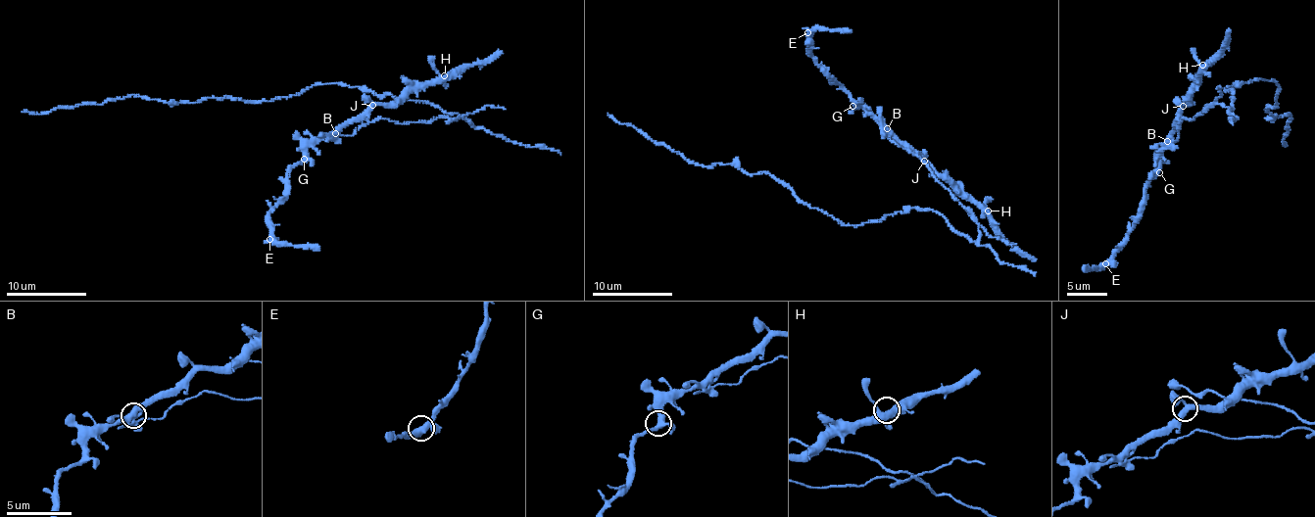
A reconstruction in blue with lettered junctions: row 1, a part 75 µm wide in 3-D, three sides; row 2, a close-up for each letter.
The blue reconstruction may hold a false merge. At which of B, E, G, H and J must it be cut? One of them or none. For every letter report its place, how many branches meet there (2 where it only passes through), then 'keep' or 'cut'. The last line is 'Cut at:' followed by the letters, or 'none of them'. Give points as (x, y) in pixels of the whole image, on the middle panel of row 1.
B: at (887, 128); 4 branches meet; cut
E: at (807, 32); 4 branches meet; keep
G: at (852, 106); 3 branches meet; keep
H: at (988, 211); 4 branches meet; keep
J: at (924, 161); 3 branches meet; keep
Cut at: B

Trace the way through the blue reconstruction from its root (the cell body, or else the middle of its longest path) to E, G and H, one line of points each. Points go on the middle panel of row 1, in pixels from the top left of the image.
E: (945, 218), (954, 231), (977, 243), (978, 225), (971, 213), (883, 121), (829, 80), (807, 53), (807, 32)
G: (945, 218), (954, 231), (977, 243), (976, 221), (928, 166), (883, 121), (863, 107), (852, 106)
H: (945, 218), (954, 231), (977, 243), (976, 221), (914, 153), (988, 211)

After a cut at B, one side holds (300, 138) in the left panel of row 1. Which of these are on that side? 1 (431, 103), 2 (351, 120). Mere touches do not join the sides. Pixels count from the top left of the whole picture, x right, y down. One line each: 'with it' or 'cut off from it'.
1: cut off from it
2: with it

